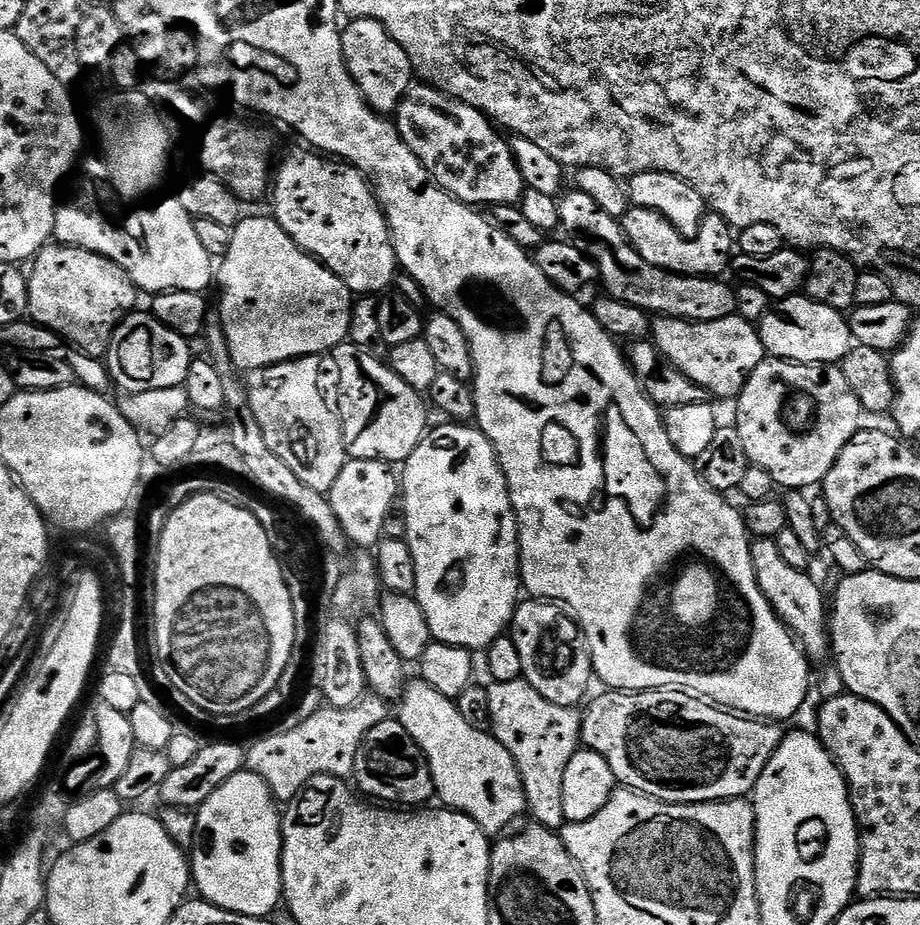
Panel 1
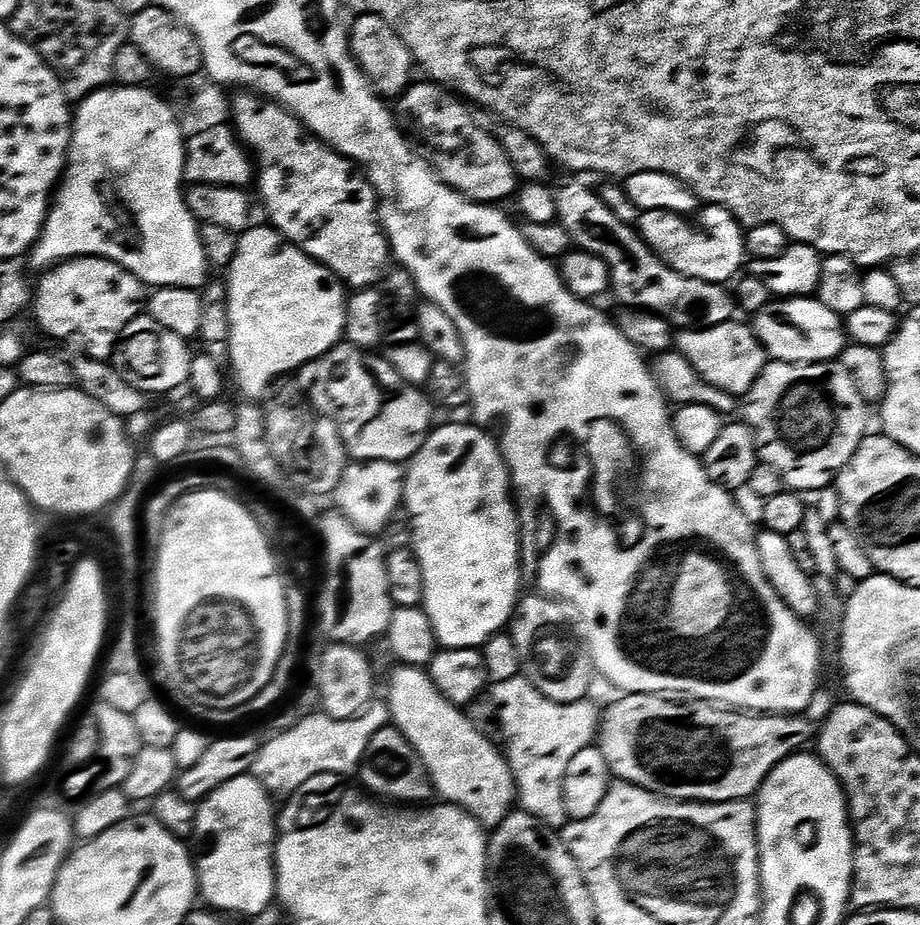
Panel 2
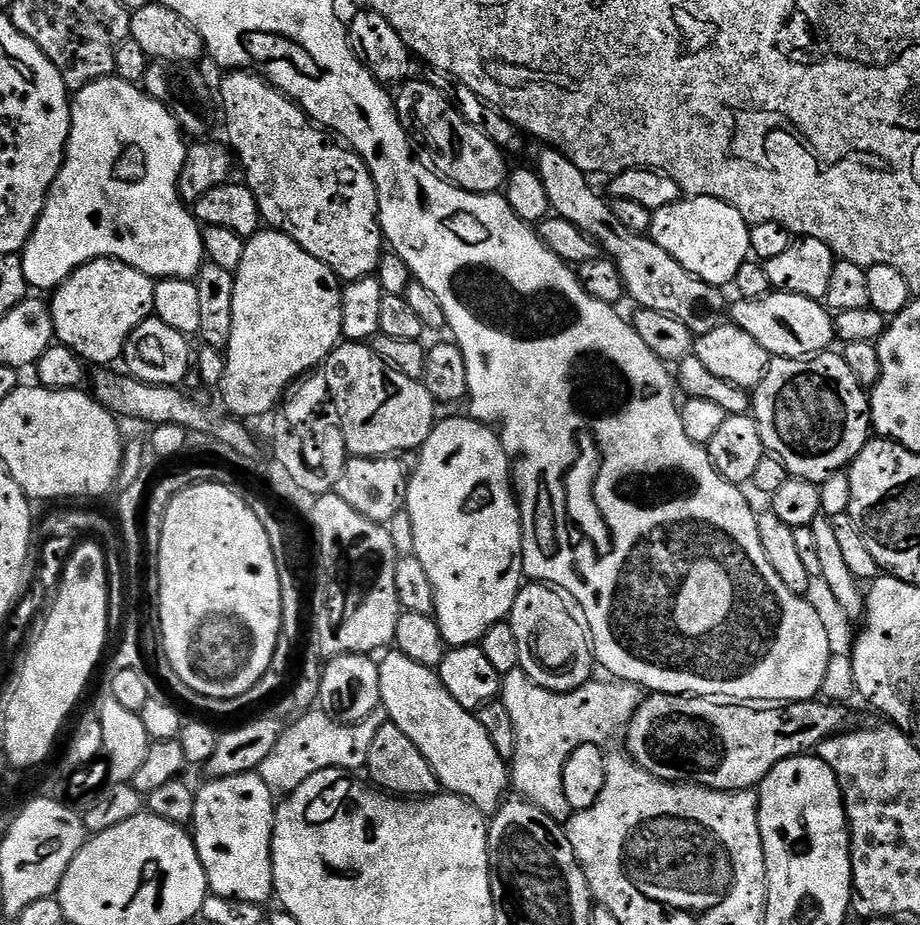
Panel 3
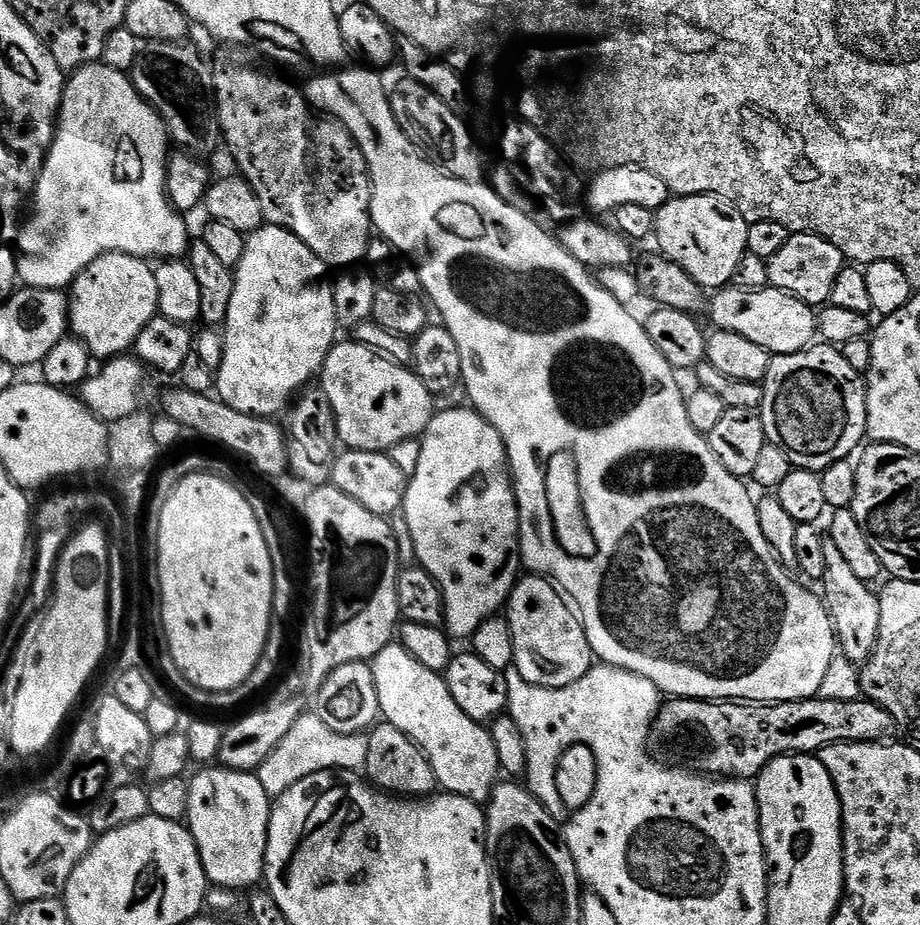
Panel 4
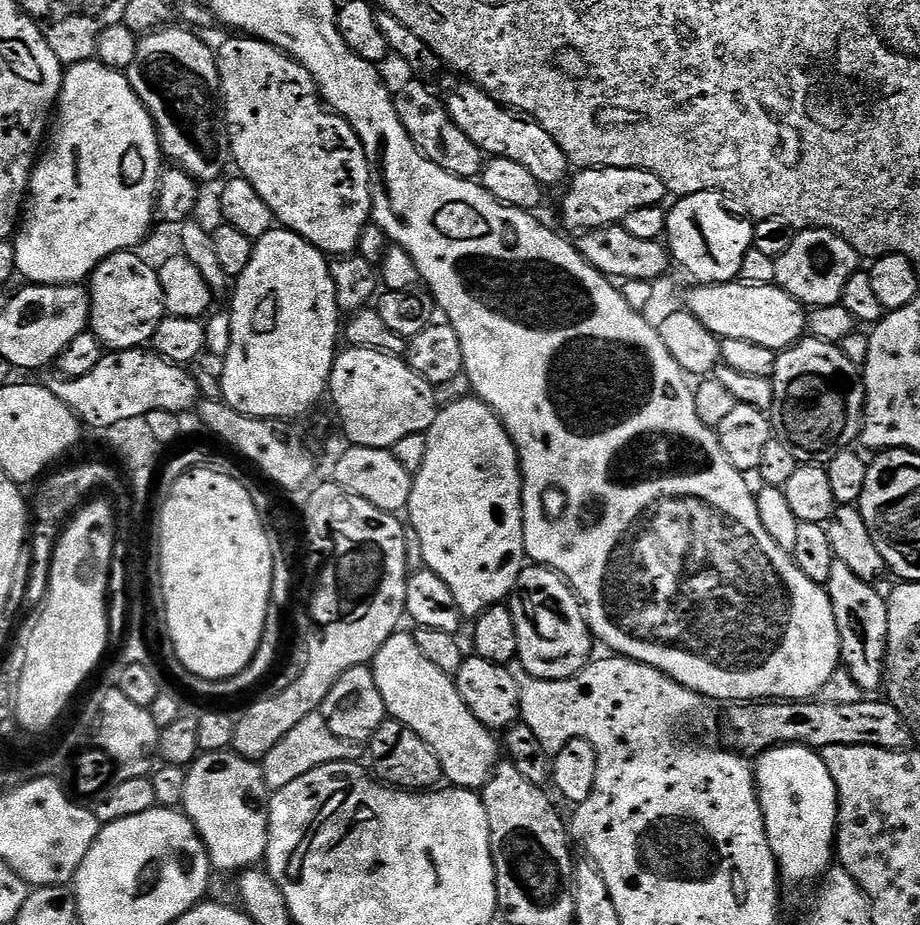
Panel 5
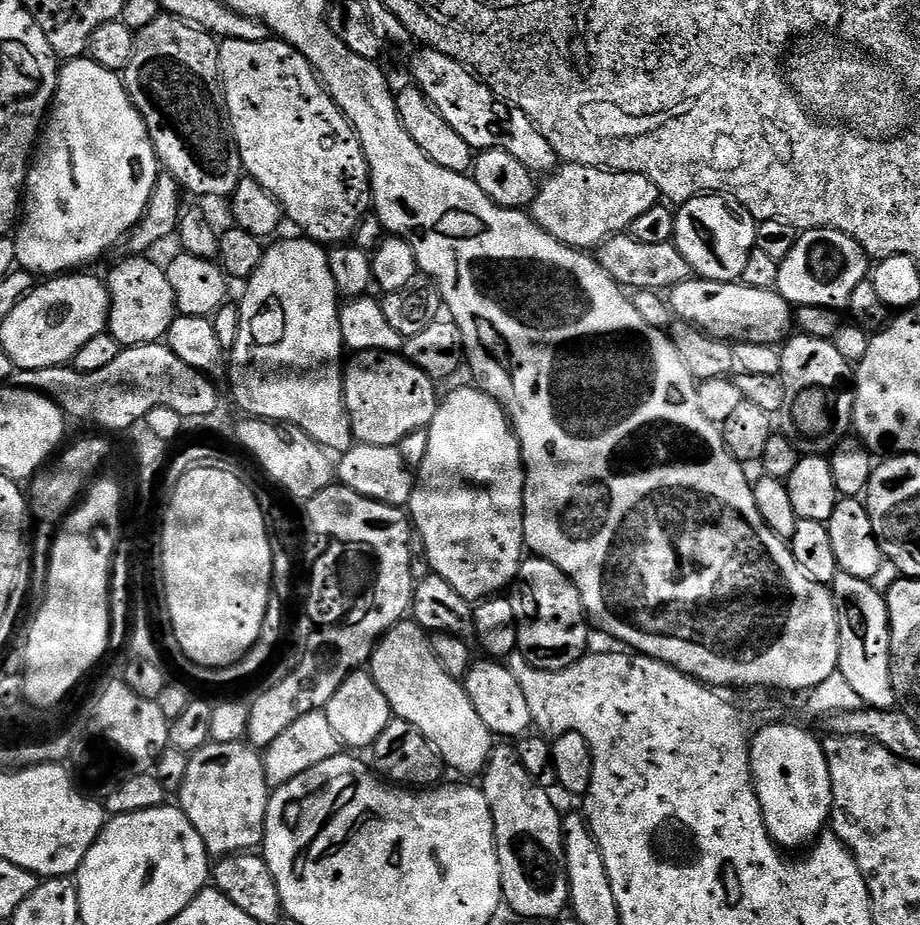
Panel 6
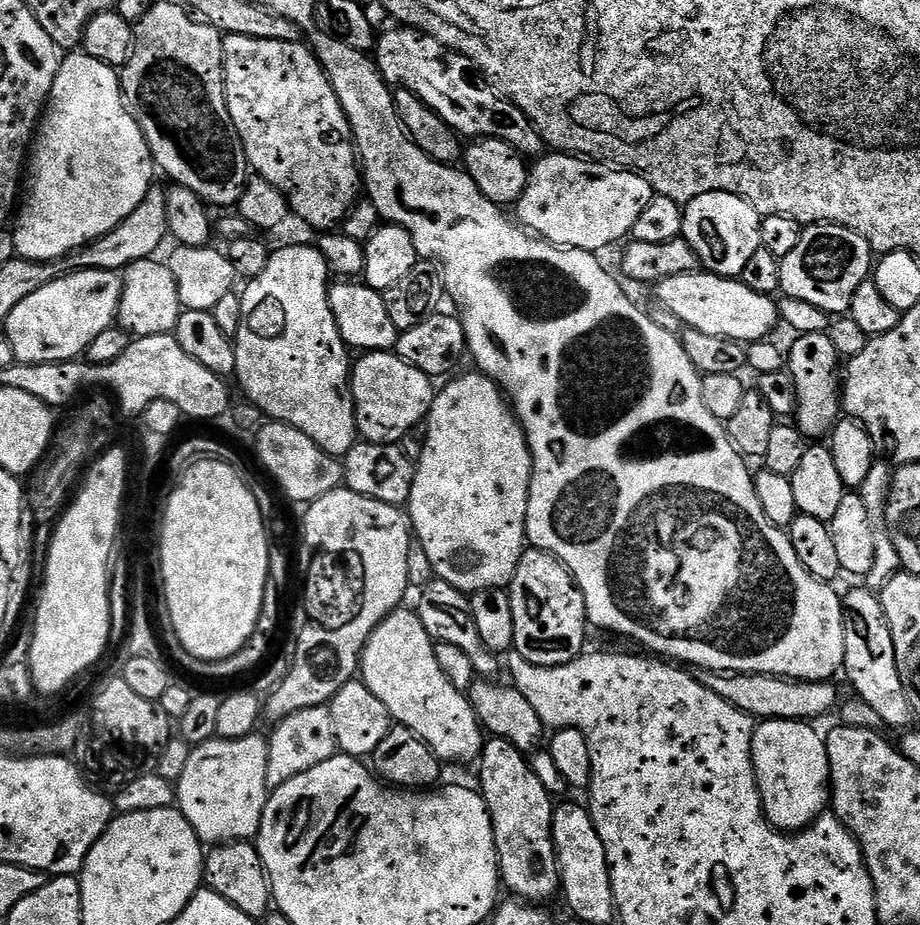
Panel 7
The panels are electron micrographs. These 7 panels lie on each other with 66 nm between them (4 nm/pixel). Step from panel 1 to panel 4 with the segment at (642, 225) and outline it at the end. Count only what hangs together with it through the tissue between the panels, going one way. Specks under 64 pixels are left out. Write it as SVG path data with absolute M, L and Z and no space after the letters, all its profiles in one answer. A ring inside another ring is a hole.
M677 196L655 209L654 244L665 260L682 266L706 290L719 290L733 283L738 262L748 251L749 222L736 205L723 196Z

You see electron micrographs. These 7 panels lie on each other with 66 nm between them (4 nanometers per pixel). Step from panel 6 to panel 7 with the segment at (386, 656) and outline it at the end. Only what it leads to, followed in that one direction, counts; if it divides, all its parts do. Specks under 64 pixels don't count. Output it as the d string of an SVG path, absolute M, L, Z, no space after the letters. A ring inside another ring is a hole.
M411 607L397 608L376 627L360 657L359 671L364 685L378 694L393 721L401 728L414 730L442 762L475 761L479 757L486 743L486 733L467 695L450 686L446 674L442 674L436 644L432 636L426 634L420 615Z

